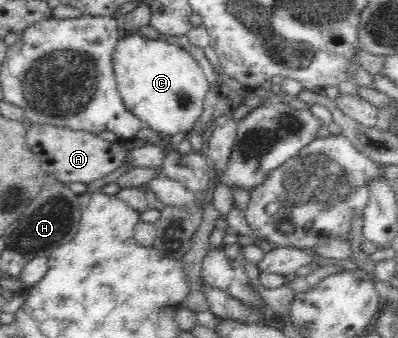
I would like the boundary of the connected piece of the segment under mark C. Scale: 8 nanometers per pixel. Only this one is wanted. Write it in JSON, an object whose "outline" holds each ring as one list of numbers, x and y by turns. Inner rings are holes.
{"outline":[[140,34,122,37,113,53,113,66,125,109,144,126,164,137,183,133,188,138,196,130,210,84,197,60,183,47,167,40,145,39]]}

